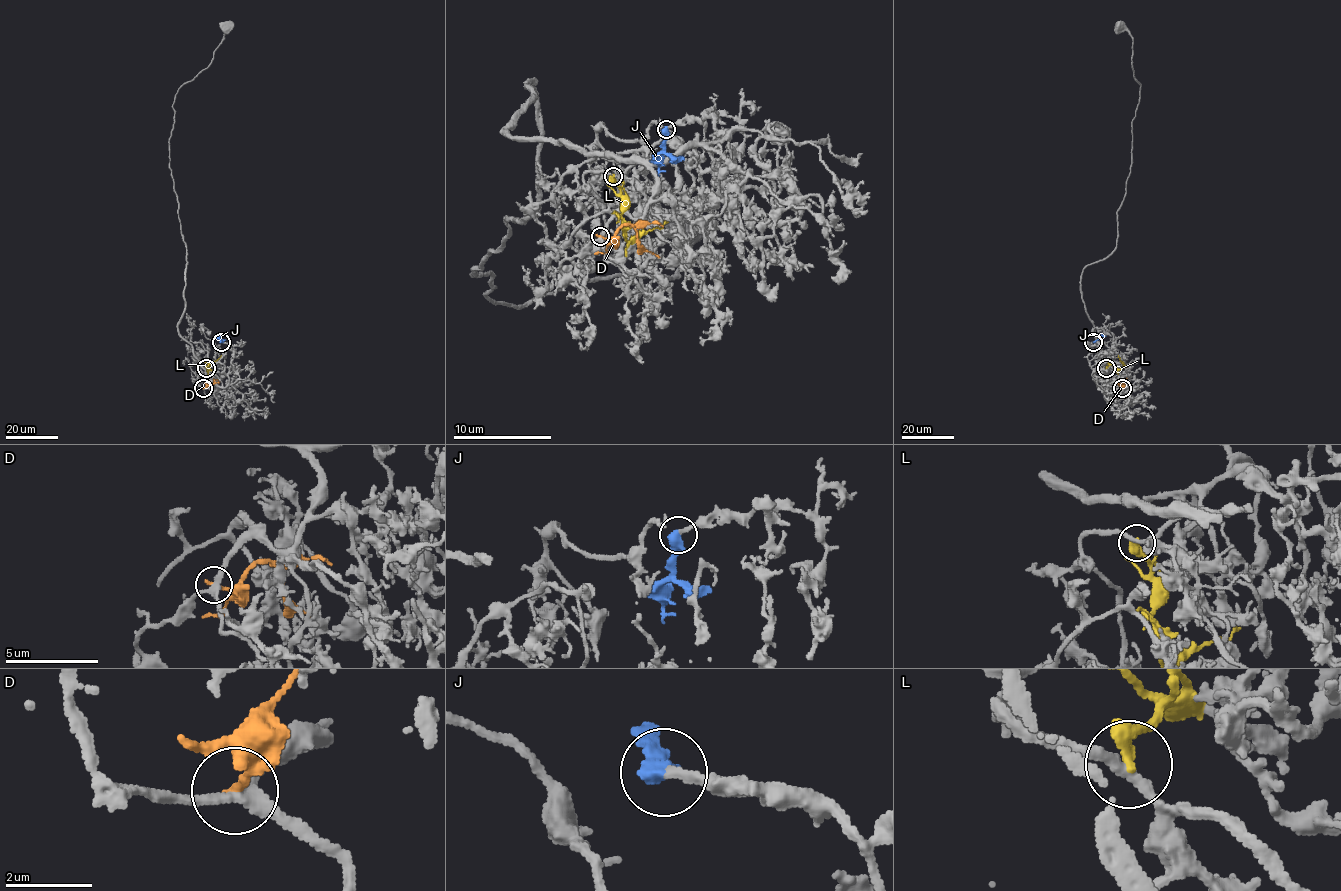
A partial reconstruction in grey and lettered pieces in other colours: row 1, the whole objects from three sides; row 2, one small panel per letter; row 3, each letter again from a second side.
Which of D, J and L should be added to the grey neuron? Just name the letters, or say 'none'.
J

